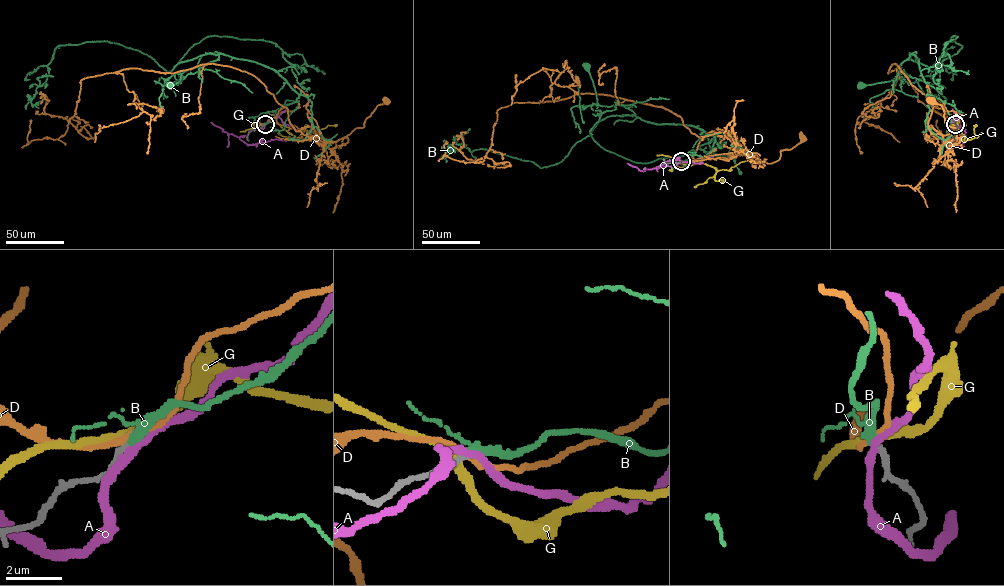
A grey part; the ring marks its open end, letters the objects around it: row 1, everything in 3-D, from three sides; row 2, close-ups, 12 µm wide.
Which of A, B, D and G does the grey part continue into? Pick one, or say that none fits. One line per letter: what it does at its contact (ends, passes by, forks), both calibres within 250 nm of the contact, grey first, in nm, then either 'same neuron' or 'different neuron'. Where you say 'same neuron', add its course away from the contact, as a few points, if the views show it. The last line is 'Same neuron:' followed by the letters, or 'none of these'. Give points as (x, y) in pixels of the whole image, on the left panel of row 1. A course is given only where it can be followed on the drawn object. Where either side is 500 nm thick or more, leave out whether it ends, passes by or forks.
A: it passes by; 240 nm thick on the grey side, 280 nm on the other; different neuron
B: it passes by; 240 nm thick on the grey side, 240 nm on the other; same neuron; it runs (265, 124), (298, 96), (277, 72), (256, 62), (221, 54), (184, 71), (169, 86)
D: it passes by; 240 nm thick on the grey side, 200 nm on the other; different neuron
G: it passes by; 240 nm thick on the grey side, 280 nm on the other; different neuron
Same neuron: B

